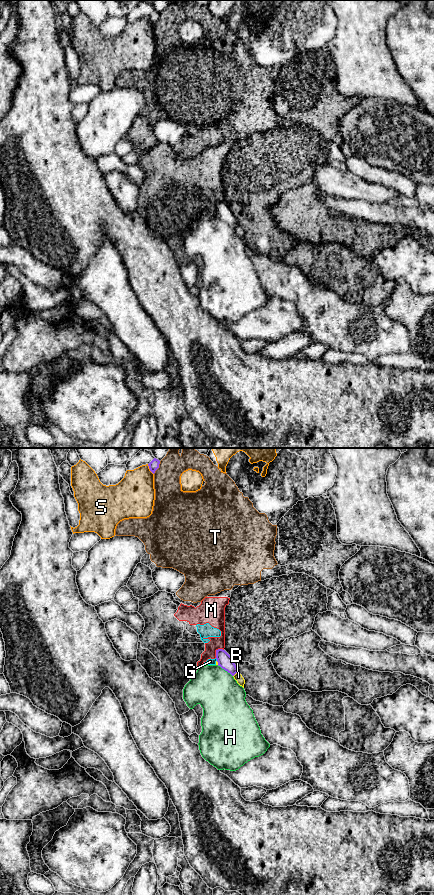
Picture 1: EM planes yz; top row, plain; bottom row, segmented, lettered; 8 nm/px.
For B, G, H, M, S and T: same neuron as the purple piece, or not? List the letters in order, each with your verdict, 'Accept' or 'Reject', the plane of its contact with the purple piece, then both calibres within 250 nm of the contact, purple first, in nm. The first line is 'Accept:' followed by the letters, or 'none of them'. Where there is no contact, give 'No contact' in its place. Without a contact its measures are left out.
Accept: none of them
B: Reject. Touches purple in yz. Thickness 120 nm (purple) against 70 nm
G: Reject. Touches purple in yz. Thickness 120 nm (purple) against 50 nm
H: Reject. Touches purple in yz. Thickness 120 nm (purple) against 360 nm
M: Reject. Touches purple in yz. Thickness 120 nm (purple) against 130 nm
S: Reject. Touches purple in yz. Thickness 80 nm (purple) against 320 nm
T: Reject. Touches purple in yz. Thickness 80 nm (purple) against 220 nm

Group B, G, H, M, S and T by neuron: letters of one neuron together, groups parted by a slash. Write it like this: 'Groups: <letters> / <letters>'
Groups: B / G M / H / S / T

